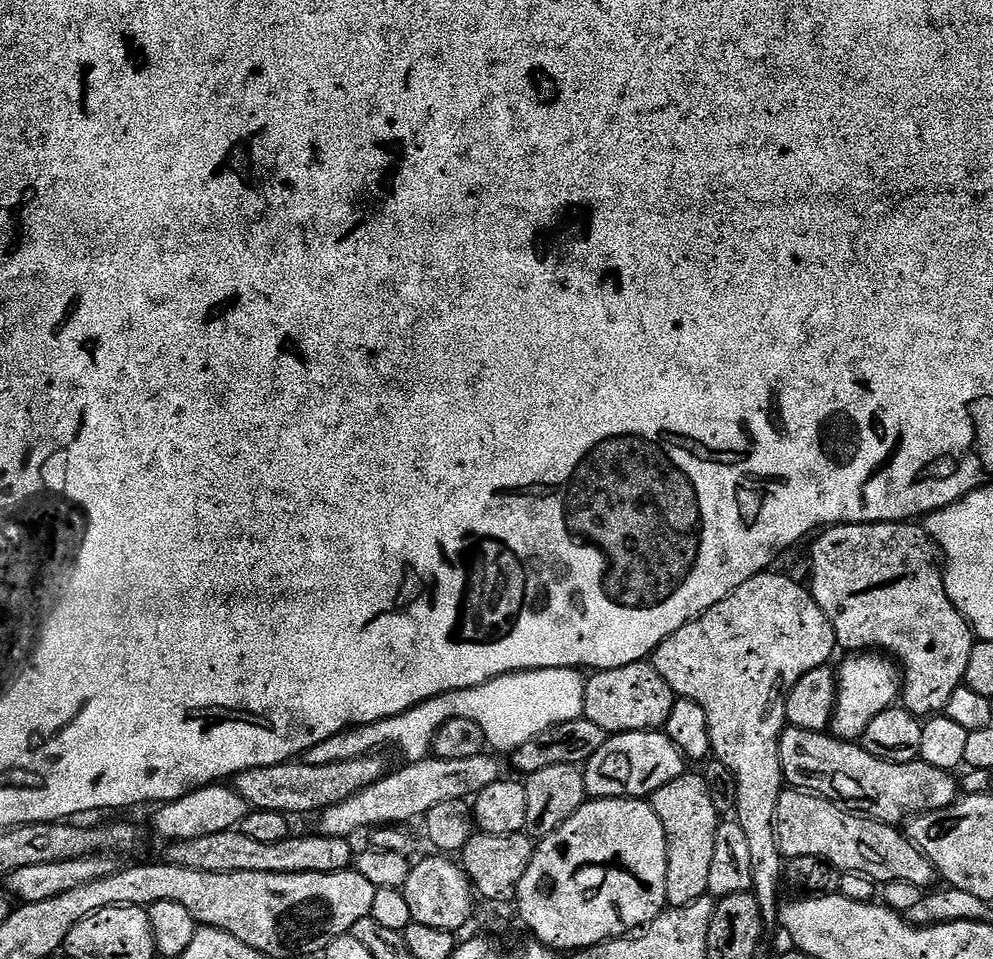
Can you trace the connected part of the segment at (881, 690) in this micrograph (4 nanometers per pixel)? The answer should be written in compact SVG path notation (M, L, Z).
M852 654L847 659L836 672L836 708L832 712L830 732L838 740L856 742L882 710L897 703L902 692L902 676L897 665L884 654Z

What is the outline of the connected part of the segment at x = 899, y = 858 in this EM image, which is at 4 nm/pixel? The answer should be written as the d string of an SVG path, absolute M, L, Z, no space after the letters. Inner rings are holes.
M799 790L781 792L778 810L774 814L774 826L781 857L788 860L818 858L841 873L856 873L880 886L909 884L928 890L935 885L932 883L937 883L936 868L930 858L918 851L899 827L848 812L823 796Z

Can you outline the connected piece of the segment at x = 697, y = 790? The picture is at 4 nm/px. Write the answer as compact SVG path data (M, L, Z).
M685 771L683 776L666 782L650 797L654 814L666 830L666 898L668 908L685 908L690 902L698 902L708 895L710 886L710 862L714 859L714 834L721 824L714 802L710 802L710 790L703 775Z

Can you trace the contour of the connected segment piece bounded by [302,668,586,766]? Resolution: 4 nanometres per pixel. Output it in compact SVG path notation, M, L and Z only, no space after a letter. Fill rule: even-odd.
M539 668L529 672L511 672L473 688L444 692L440 696L423 700L410 710L382 722L364 724L360 728L349 728L347 732L334 734L334 738L326 738L326 742L315 744L305 752L302 760L310 766L326 766L332 762L346 762L350 758L384 750L380 748L392 747L405 756L403 759L407 763L413 764L429 759L436 732L454 718L476 722L482 728L489 749L497 748L492 750L510 754L518 746L522 746L522 742L530 742L535 736L542 734L542 730L550 730L550 726L581 719L584 714L585 683L585 677L574 668Z

